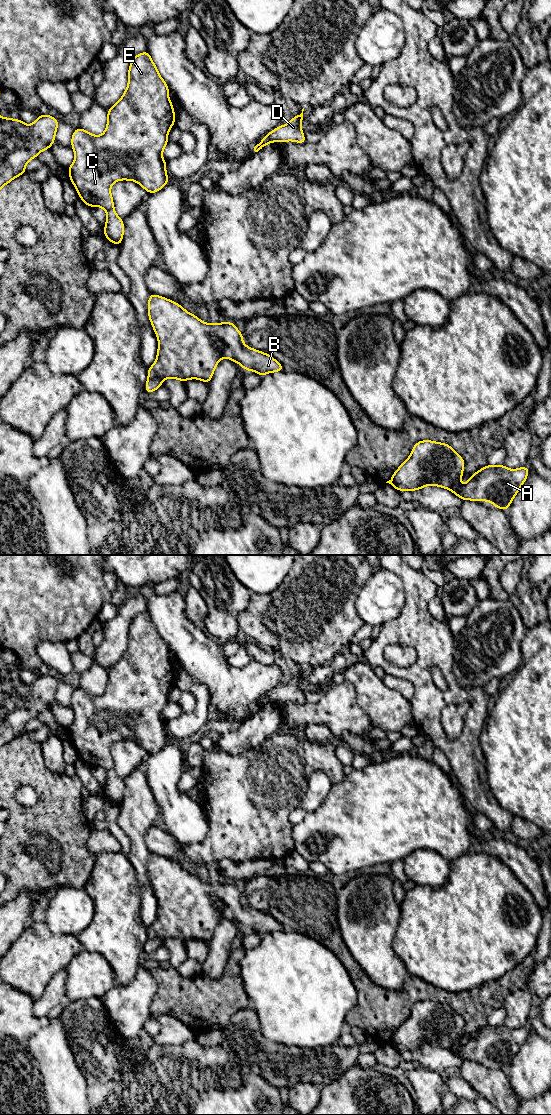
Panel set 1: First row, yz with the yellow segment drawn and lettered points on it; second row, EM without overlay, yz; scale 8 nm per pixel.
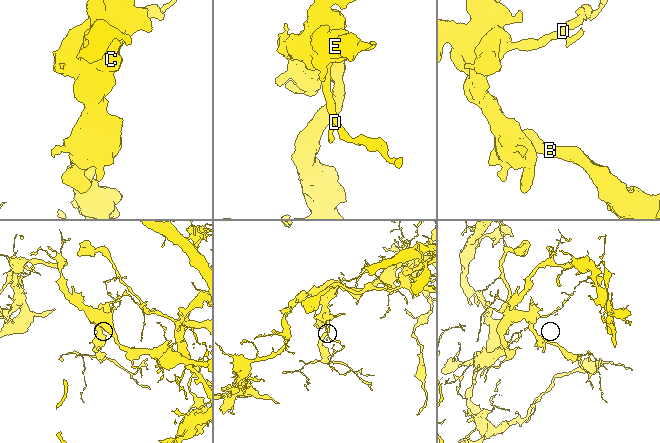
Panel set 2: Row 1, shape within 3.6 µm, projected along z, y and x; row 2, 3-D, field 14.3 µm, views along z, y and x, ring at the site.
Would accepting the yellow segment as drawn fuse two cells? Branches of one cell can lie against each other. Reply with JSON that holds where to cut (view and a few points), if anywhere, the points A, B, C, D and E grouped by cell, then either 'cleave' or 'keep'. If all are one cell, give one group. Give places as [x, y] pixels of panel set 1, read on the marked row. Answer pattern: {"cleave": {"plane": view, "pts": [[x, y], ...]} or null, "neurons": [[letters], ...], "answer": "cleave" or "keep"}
{"cleave": null, "neurons": [["A", "B", "C", "D", "E"]], "answer": "keep"}

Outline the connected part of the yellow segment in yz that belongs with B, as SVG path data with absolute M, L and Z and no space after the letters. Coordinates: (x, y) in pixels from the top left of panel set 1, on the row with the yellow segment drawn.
M154 293L149 295L147 308L149 320L158 339L158 350L154 364L147 369L146 393L151 394L162 387L166 378L178 379L183 383L189 379L198 379L208 385L222 358L239 363L241 368L255 371L261 377L267 373L285 370L271 355L246 346L243 343L243 334L233 322L205 323L177 302Z

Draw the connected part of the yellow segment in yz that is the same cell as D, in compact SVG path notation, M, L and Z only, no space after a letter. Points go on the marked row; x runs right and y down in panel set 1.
M303 111L293 118L285 125L281 125L274 130L270 131L255 147L254 151L258 152L260 149L272 142L287 142L294 141L300 144L307 143L306 138L302 132L302 120L303 120Z

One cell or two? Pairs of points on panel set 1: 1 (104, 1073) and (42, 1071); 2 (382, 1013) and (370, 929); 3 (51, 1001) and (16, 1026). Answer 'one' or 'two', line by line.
1: two
2: two
3: two

